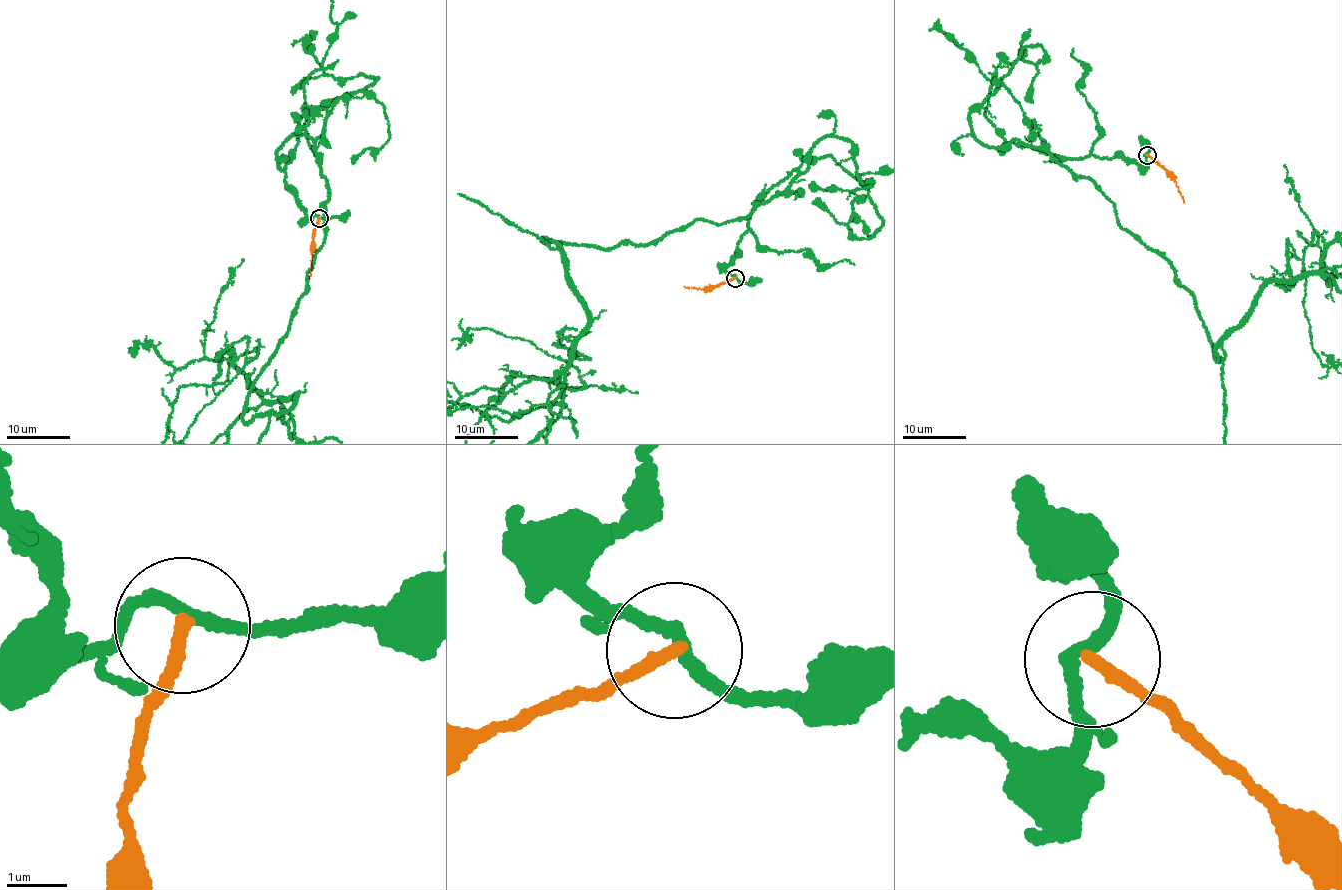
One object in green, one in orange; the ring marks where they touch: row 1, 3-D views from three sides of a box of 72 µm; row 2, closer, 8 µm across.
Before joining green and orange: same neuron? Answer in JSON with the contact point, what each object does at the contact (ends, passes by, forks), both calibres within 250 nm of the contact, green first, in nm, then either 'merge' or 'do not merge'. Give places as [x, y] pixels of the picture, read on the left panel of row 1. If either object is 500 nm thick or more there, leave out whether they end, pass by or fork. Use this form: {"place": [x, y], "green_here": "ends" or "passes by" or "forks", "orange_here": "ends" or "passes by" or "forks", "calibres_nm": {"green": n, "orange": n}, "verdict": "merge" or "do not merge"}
{"place": [319, 218], "green_here": "passes by", "orange_here": "ends", "calibres_nm": {"green": 200, "orange": 220}, "verdict": "do not merge"}

